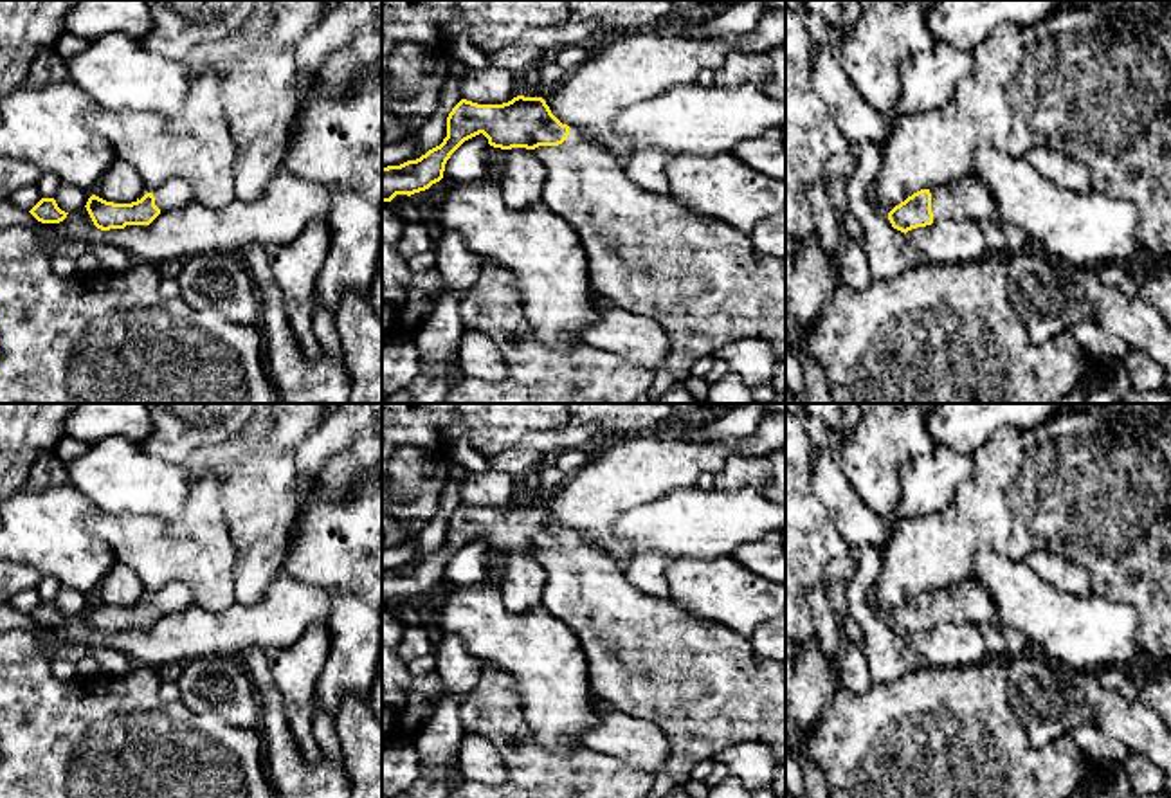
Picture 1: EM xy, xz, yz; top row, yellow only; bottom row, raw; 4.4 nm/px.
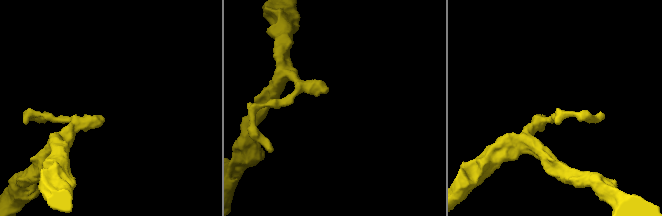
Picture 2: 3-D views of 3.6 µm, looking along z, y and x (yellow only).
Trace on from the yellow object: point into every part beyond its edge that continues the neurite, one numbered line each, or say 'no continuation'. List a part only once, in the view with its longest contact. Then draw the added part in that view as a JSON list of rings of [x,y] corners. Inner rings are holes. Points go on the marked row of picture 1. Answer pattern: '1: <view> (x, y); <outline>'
1: xz (701, 280); [[[571,128],[558,146],[535,148],[535,157],[548,169],[542,202],[578,232],[596,294],[620,310],[659,322],[670,342],[668,355],[652,376],[652,400],[685,382],[697,358],[740,339],[760,339],[773,348],[776,373],[771,385],[776,394],[785,393],[785,261],[757,254],[749,234],[688,211],[670,193],[643,191],[627,177],[623,166],[605,162],[602,150],[586,142],[578,128]]]

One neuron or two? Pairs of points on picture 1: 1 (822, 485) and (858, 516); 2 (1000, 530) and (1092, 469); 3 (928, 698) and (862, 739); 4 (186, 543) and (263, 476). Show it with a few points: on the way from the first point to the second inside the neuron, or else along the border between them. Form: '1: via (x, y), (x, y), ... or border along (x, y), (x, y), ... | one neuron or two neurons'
1: via (831, 490), (849, 508) | one neuron
2: via (1024, 530), (1033, 528), (1069, 492) | one neuron
3: via (912, 710), (892, 714), (878, 725) | one neuron
4: border along (220, 492), (220, 508), (238, 550) | two neurons

